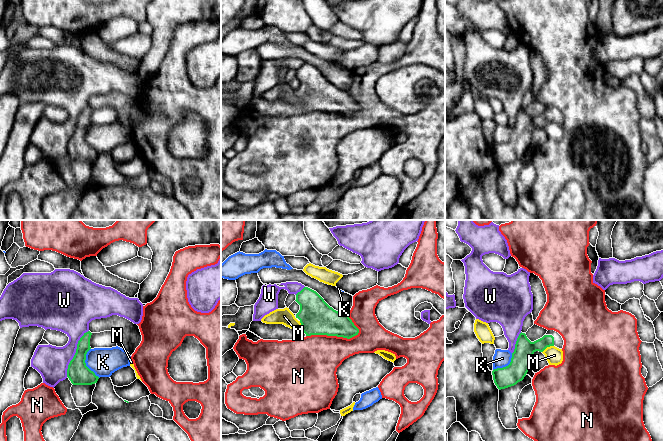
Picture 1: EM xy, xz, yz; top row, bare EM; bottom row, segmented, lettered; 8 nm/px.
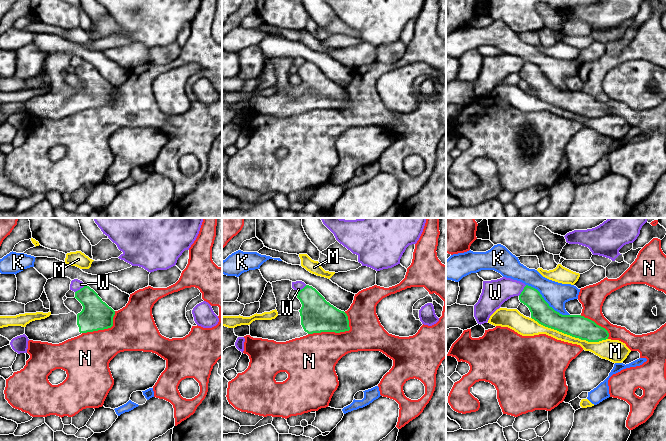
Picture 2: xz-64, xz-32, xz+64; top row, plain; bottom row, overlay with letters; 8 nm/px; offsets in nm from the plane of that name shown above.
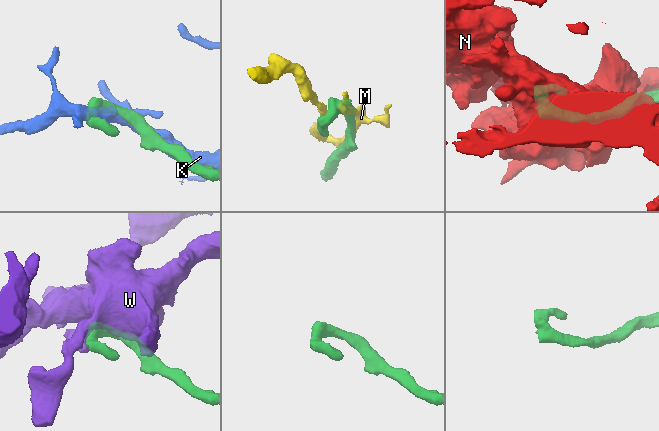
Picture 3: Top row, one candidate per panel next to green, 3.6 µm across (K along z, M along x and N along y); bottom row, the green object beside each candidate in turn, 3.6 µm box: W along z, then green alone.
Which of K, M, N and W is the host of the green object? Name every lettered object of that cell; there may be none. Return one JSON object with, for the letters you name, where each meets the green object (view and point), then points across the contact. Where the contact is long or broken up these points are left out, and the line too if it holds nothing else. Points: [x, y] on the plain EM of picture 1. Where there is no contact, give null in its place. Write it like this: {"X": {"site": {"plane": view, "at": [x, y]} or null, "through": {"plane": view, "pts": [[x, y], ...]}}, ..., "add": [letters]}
{"add": []}

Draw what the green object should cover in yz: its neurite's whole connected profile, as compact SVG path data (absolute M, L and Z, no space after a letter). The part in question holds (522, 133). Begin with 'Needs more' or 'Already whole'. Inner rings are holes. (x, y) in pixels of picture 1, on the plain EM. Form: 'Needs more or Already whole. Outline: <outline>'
Needs more. Outline: M548 106L542 114L534 118L531 118L526 110L521 108L517 114L510 140L492 147L495 161L499 166L516 161L524 155L531 144L533 130L536 127L543 128L550 122L562 125L563 121L562 112L554 106Z

